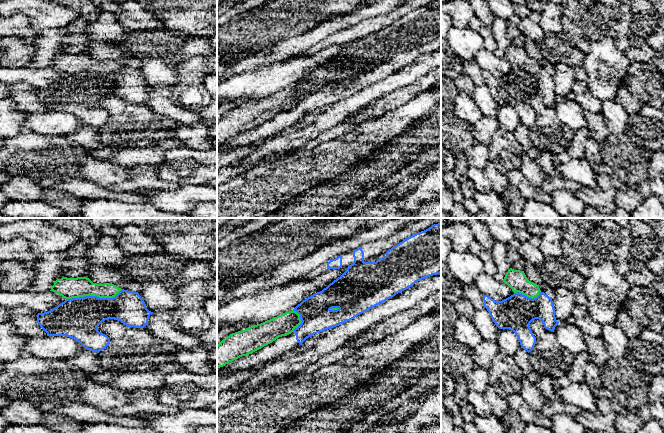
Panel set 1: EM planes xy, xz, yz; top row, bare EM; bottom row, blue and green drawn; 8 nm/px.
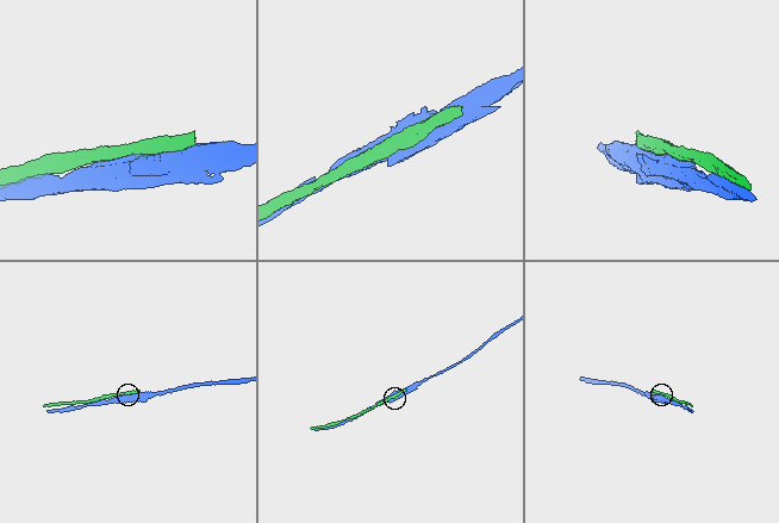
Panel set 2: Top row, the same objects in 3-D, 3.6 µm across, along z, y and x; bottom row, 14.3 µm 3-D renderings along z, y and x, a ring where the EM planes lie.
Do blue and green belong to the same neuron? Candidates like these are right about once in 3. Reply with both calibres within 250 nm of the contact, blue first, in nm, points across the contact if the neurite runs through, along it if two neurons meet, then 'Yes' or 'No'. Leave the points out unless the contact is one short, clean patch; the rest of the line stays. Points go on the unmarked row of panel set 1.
Thickness 340 nm (blue) against 170 nm. No

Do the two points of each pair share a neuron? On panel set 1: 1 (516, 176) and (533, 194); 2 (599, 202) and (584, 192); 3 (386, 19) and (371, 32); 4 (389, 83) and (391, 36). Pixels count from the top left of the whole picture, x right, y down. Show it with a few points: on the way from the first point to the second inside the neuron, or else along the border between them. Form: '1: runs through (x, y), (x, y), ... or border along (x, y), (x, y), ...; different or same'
1: runs through (519, 180), (529, 190); same
2: runs through (595, 198), (588, 196); same
3: runs through (382, 22), (375, 28); same
4: border along (409, 63), (372, 82), (368, 86); different

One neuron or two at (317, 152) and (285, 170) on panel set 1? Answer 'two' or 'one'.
one

